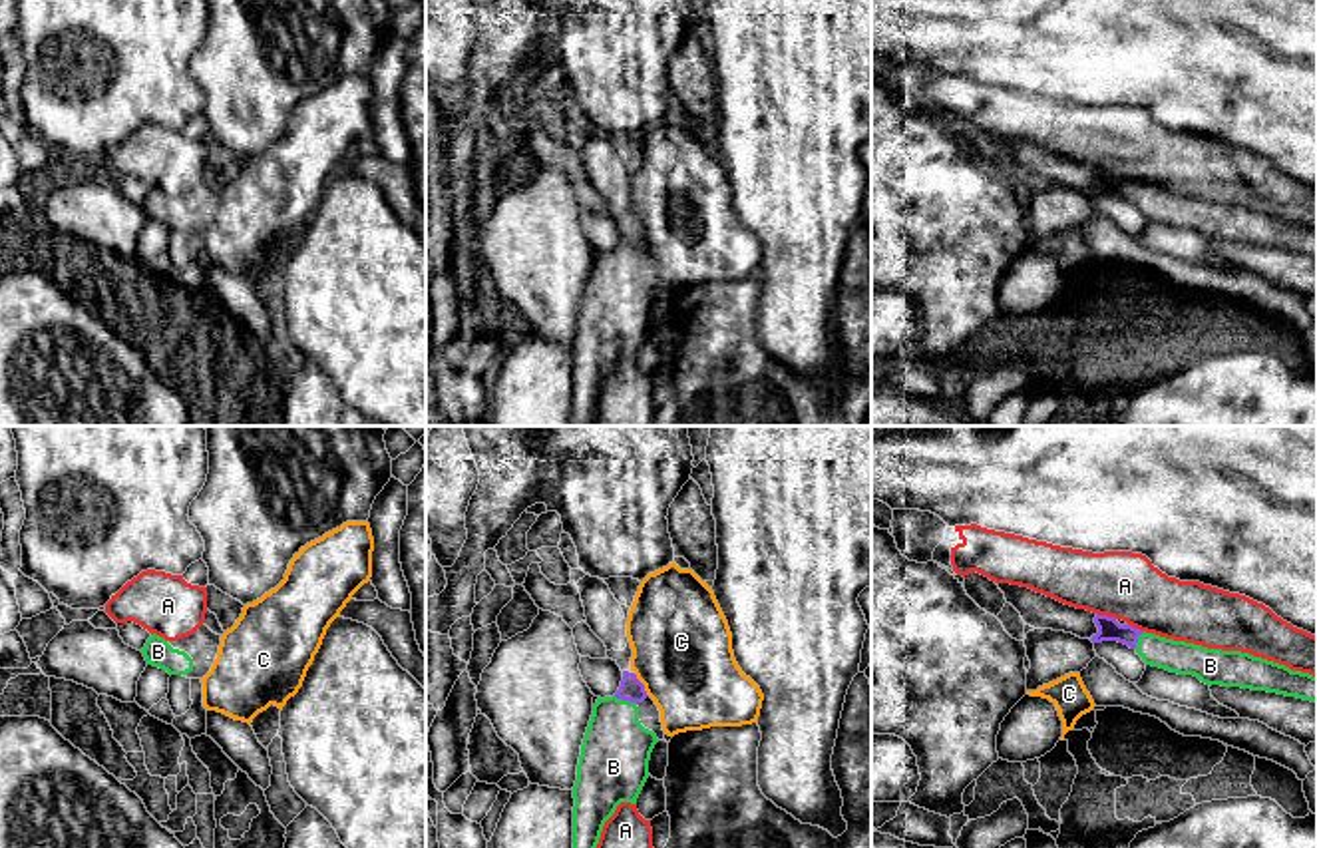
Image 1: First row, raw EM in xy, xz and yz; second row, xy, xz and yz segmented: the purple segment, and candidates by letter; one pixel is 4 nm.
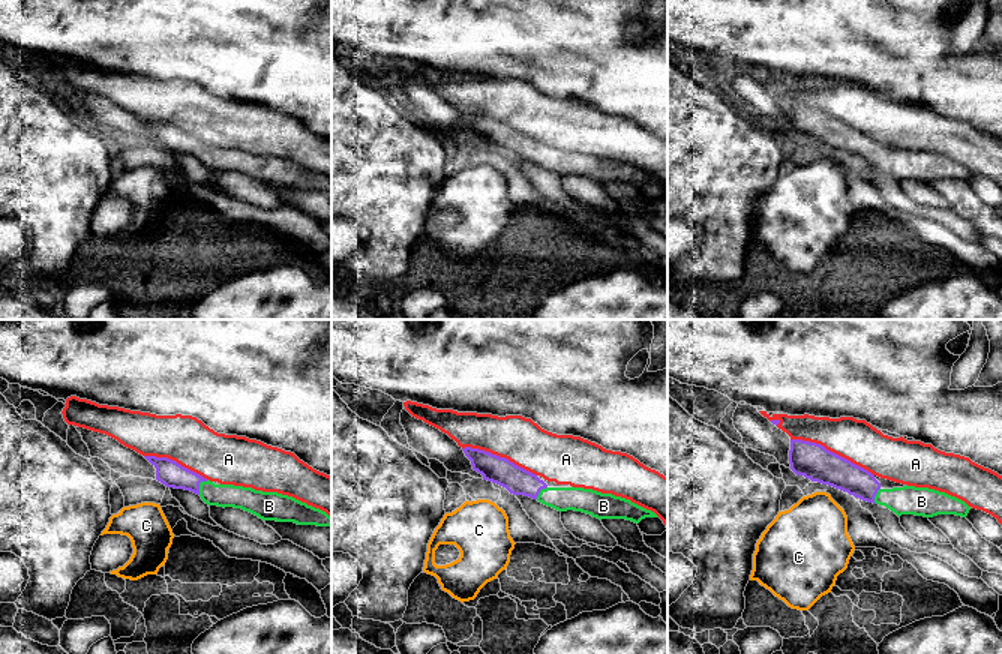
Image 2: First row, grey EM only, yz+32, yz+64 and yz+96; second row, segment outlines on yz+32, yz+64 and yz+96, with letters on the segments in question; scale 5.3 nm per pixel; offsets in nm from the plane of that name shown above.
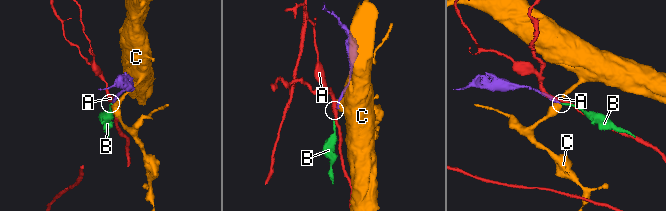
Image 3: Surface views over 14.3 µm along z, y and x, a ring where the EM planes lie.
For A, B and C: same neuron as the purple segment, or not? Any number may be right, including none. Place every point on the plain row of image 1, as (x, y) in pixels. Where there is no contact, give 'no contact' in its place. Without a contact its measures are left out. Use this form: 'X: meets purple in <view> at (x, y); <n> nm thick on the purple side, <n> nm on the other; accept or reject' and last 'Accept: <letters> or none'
A: meets purple in yz at (1107, 170); 100 nm thick on the purple side, 280 nm on the other; reject
B: meets purple in xz at (625, 253); 100 nm thick on the purple side, 280 nm on the other; accept
C: meets purple in xz at (643, 239); 100 nm thick on the purple side, 400 nm on the other; reject
Accept: B

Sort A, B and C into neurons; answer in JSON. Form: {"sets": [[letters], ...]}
{"sets": [["A"], ["B"], ["C"]]}

